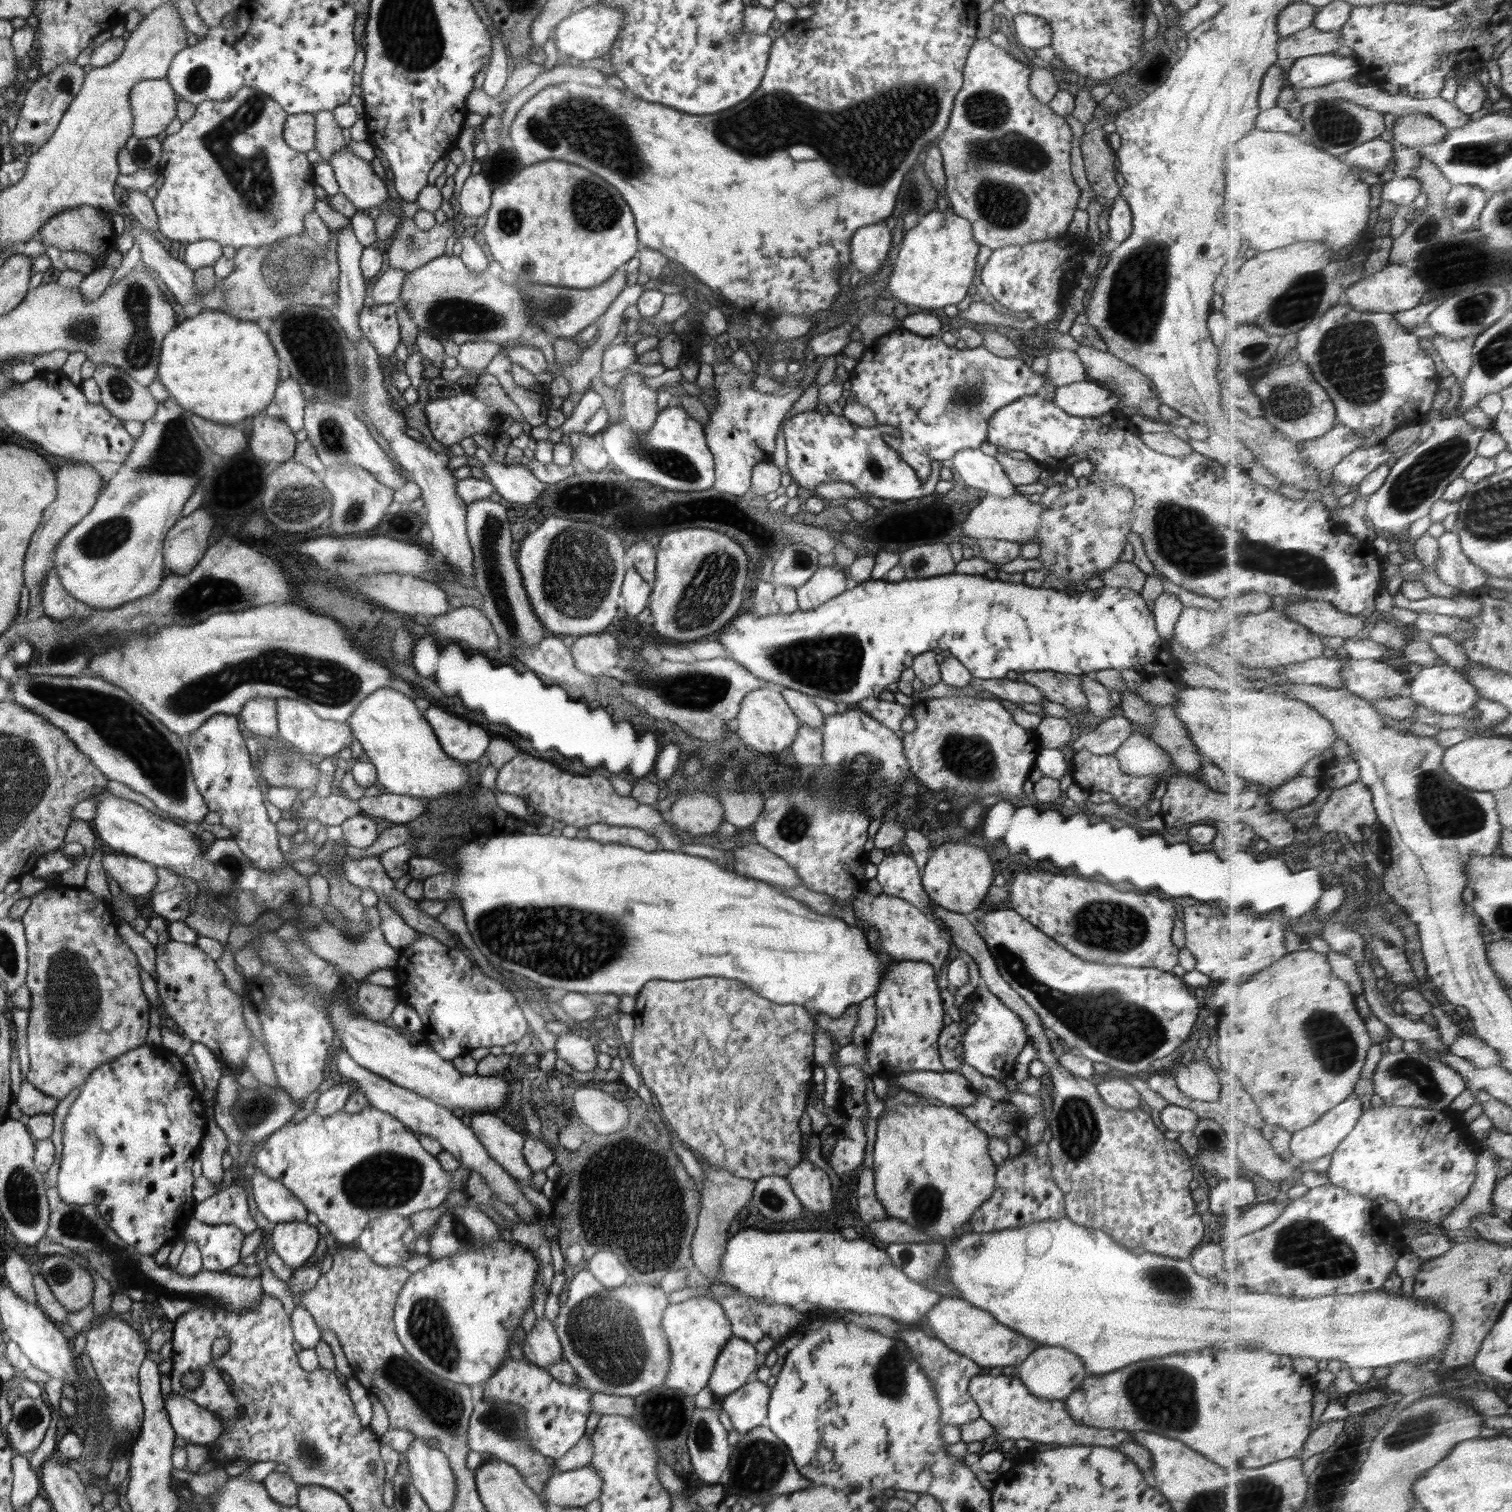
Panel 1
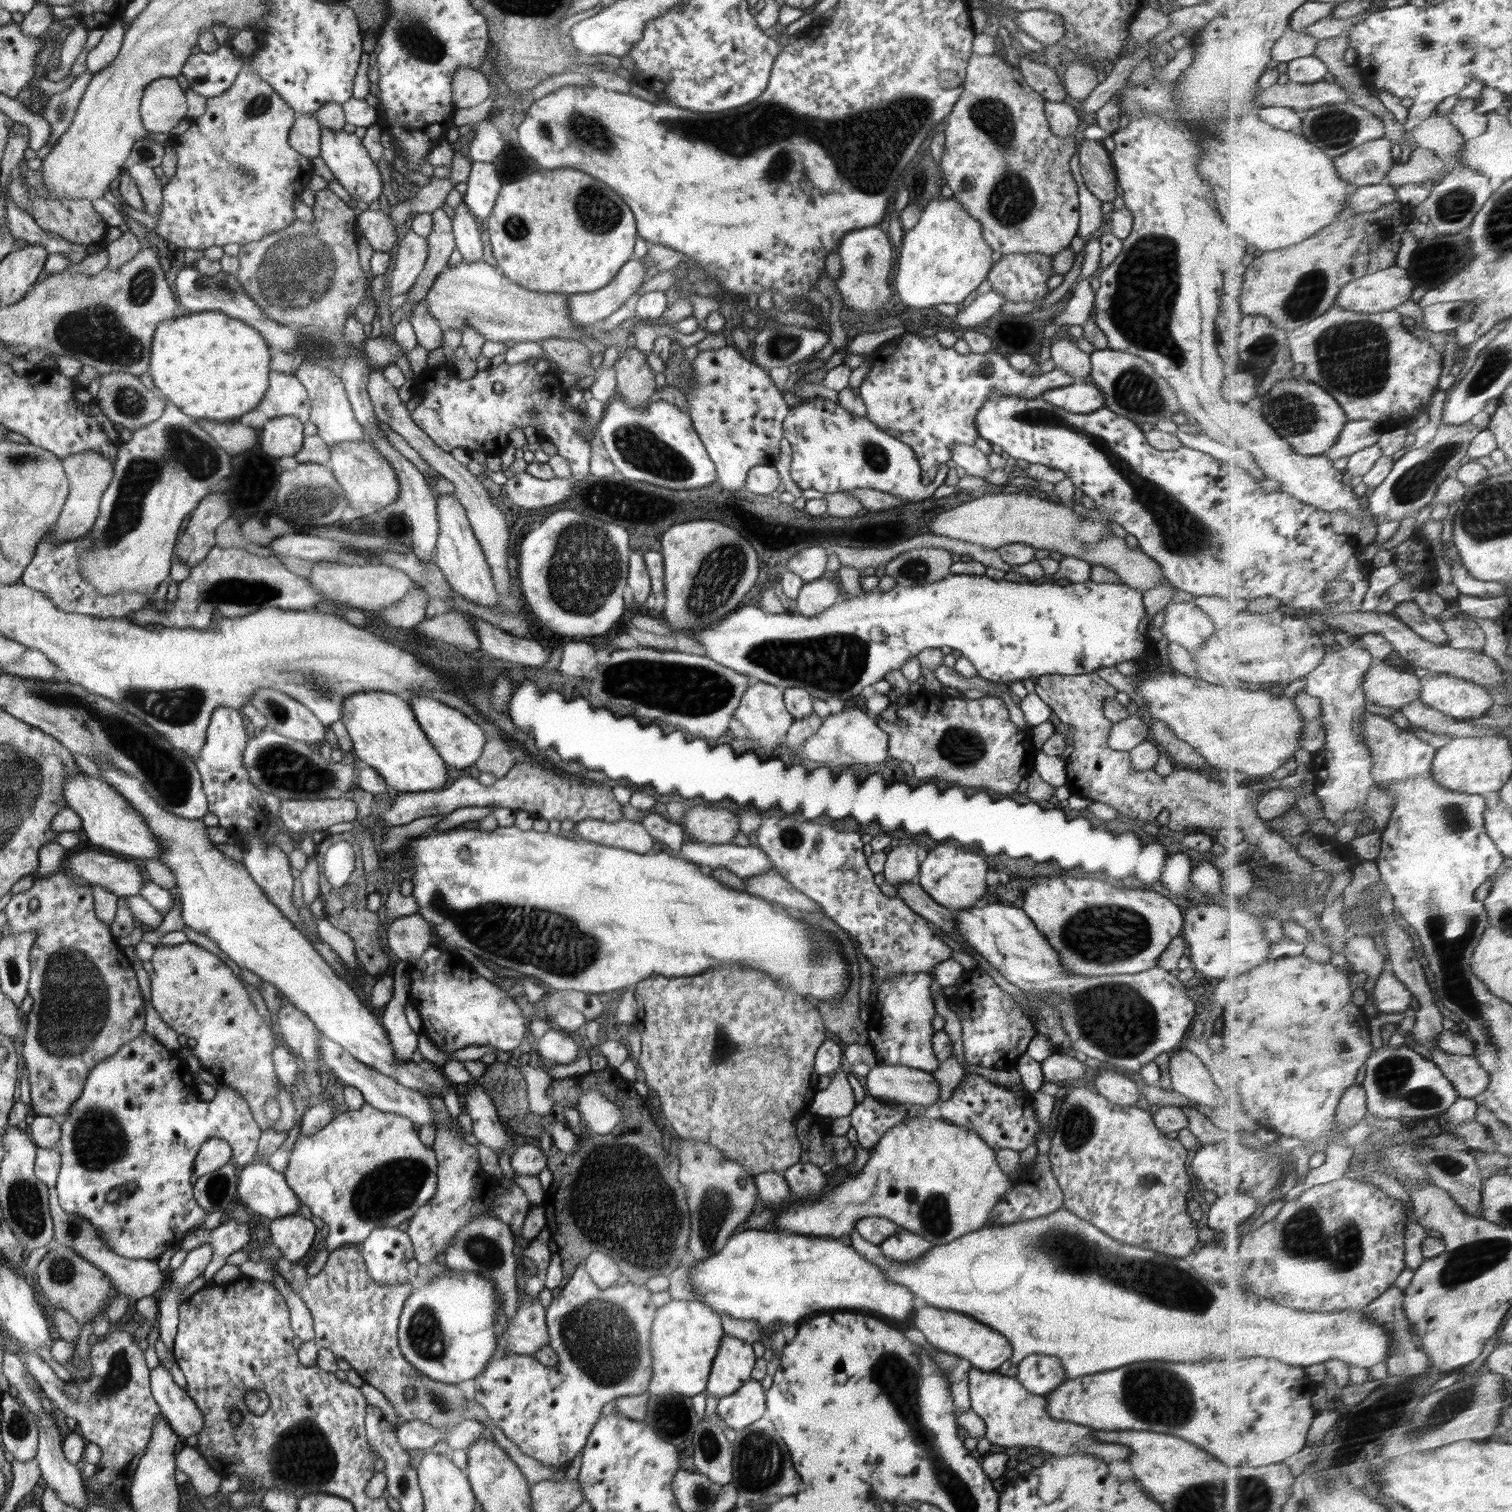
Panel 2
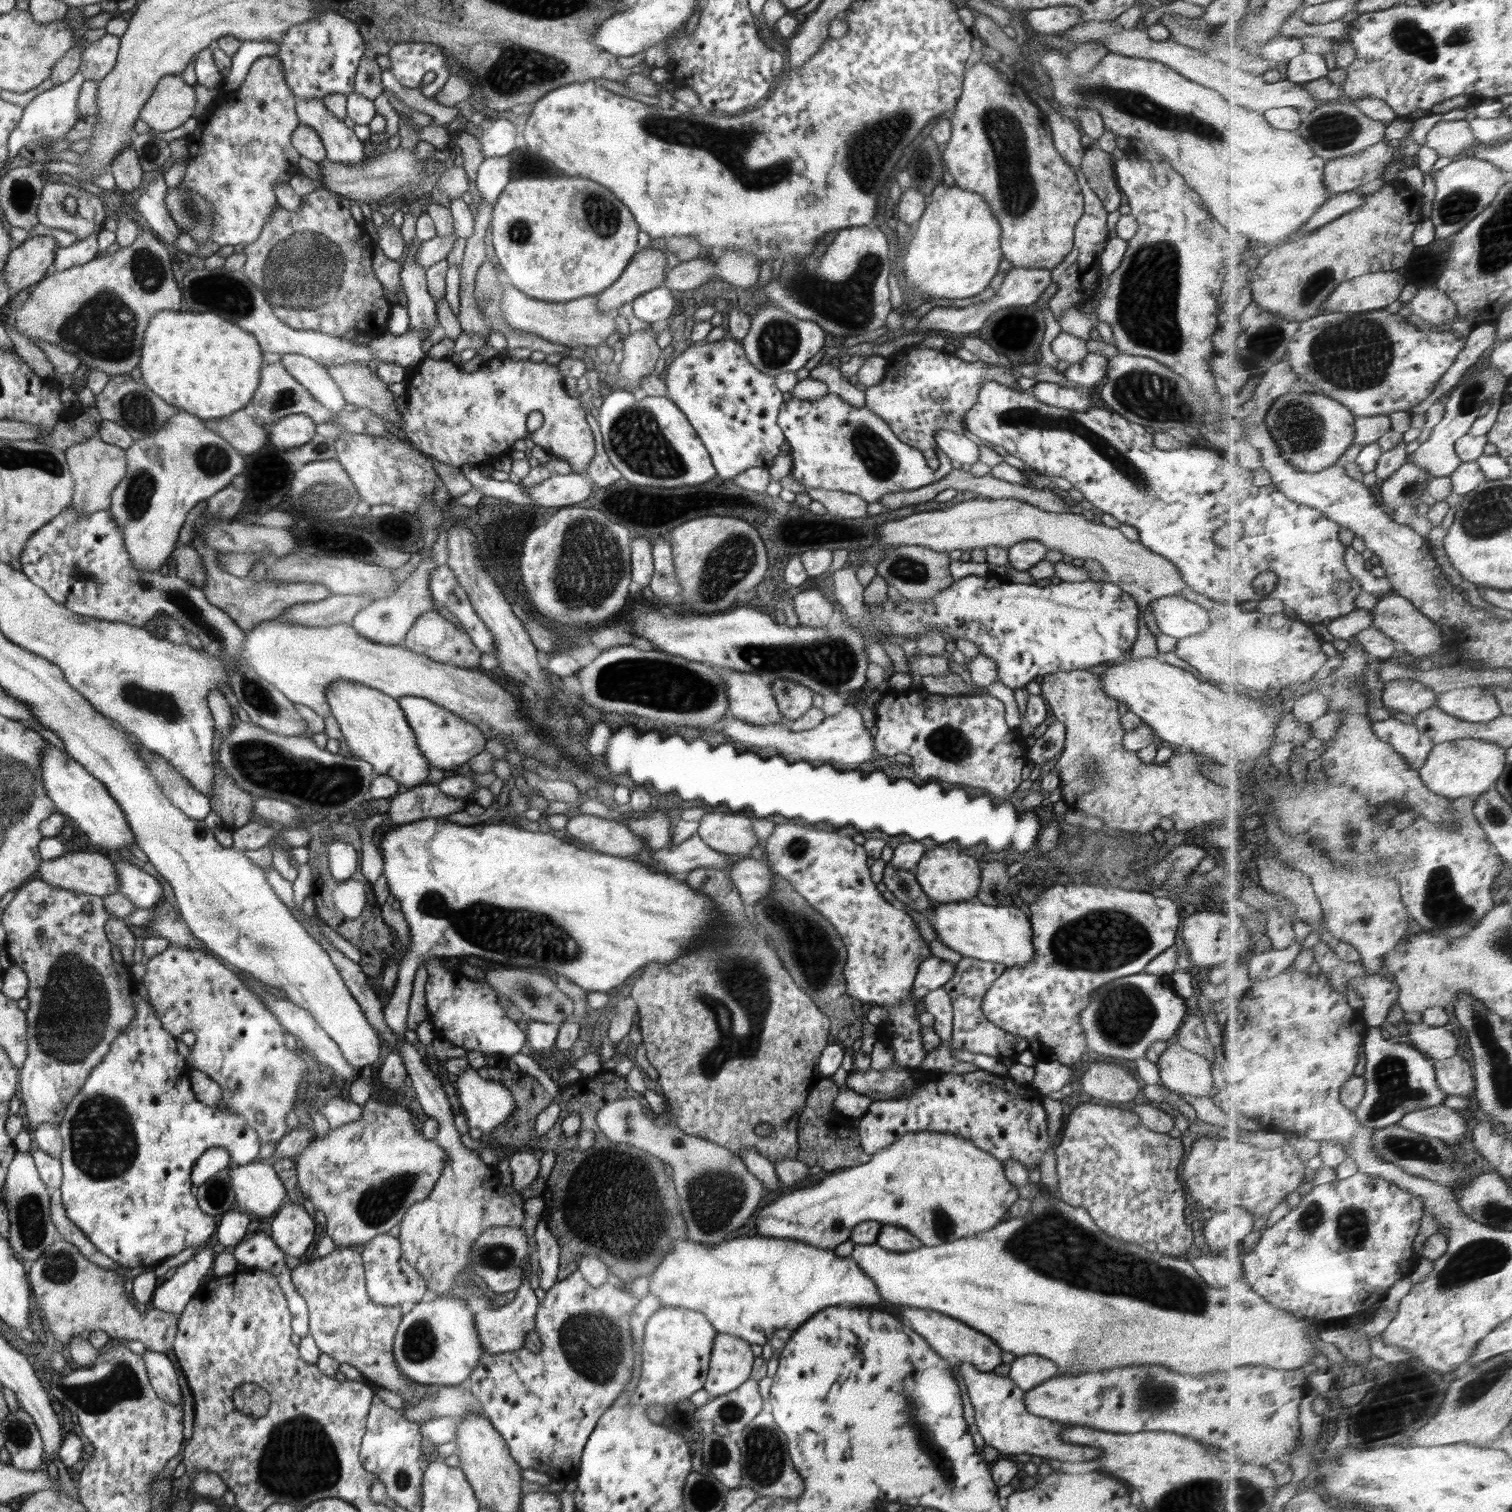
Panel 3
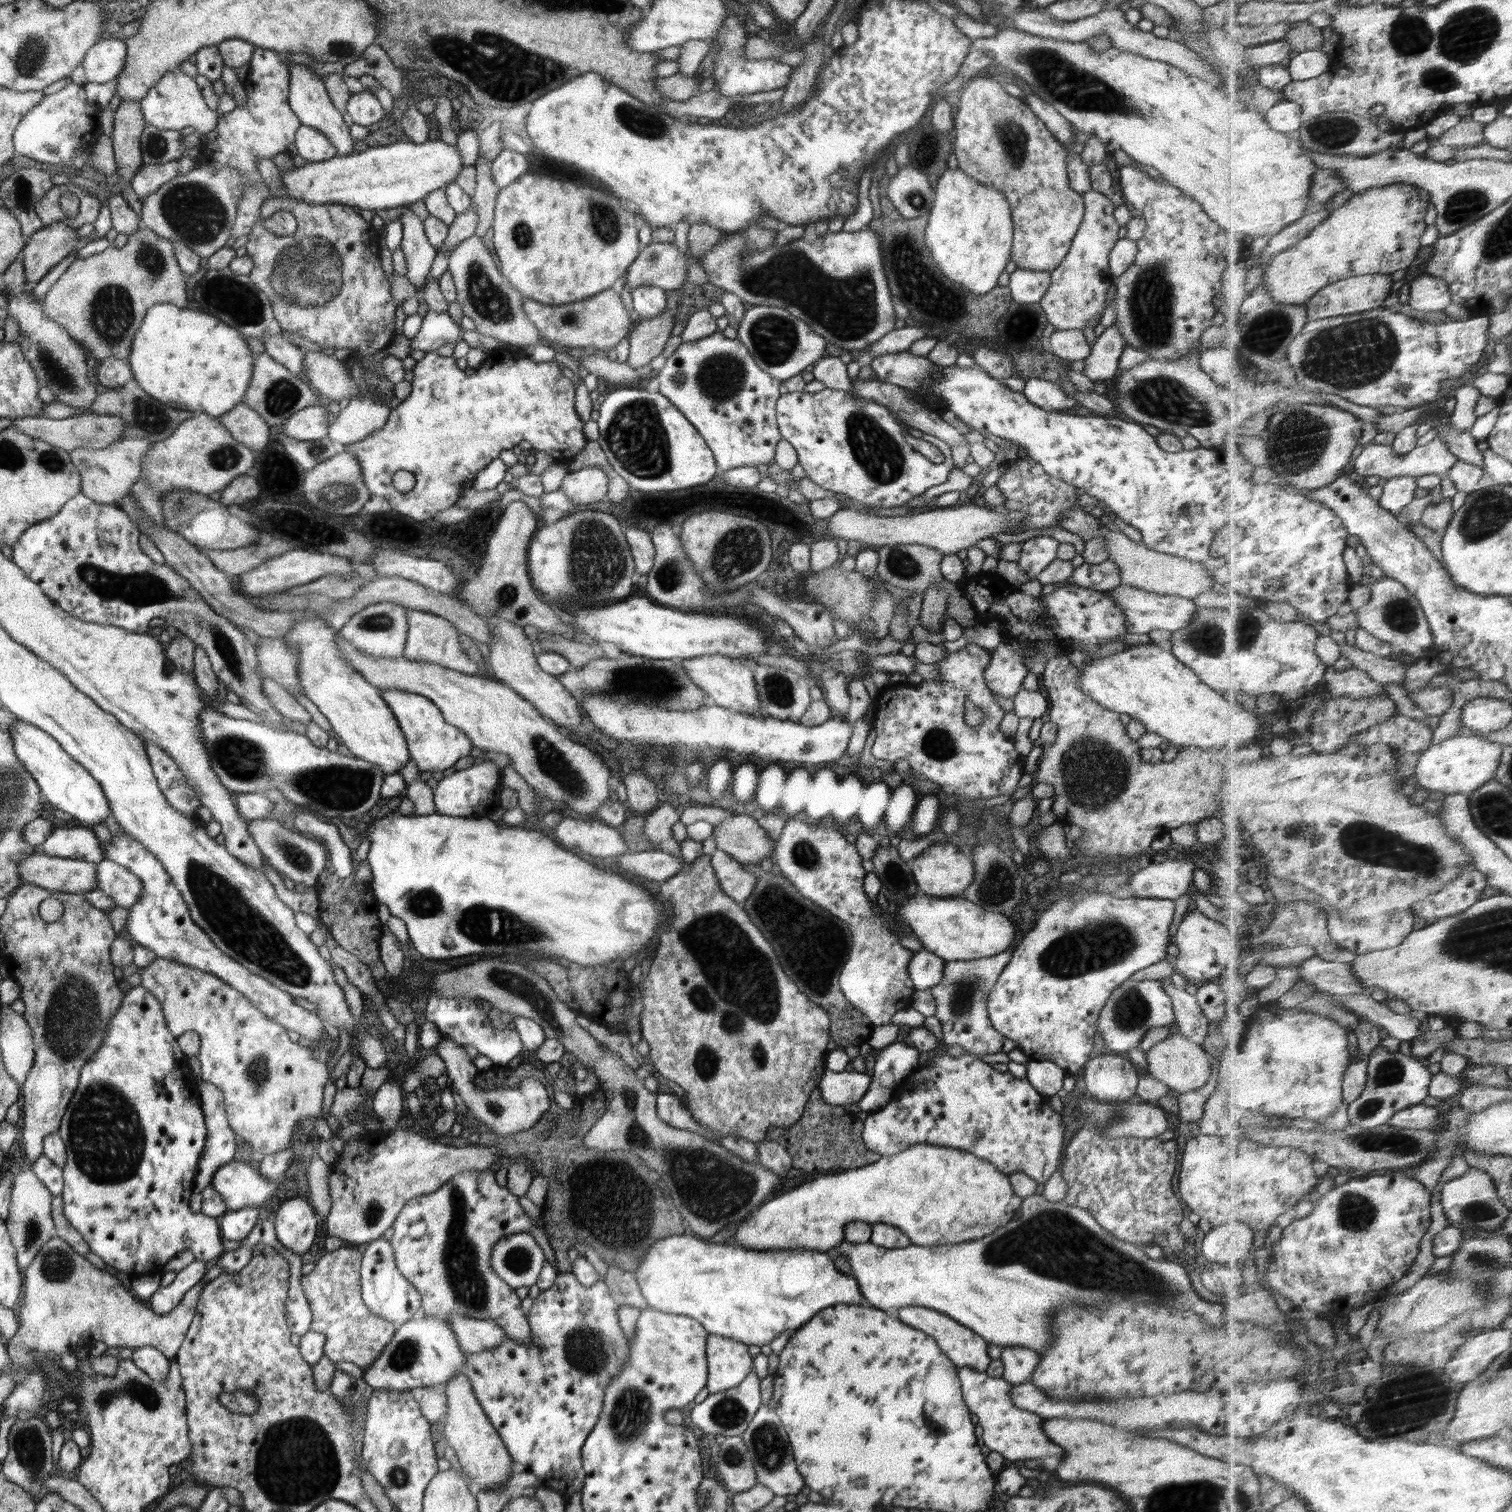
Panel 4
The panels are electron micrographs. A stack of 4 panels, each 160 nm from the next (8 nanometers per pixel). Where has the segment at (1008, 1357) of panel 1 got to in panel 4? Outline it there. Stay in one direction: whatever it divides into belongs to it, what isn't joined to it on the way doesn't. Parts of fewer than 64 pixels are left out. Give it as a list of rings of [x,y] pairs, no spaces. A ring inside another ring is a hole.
[[[906,1306],[894,1312],[898,1319],[916,1330],[921,1330],[934,1338],[936,1344],[944,1355],[946,1355],[958,1368],[968,1366],[975,1371],[984,1372],[990,1364],[988,1356],[989,1344],[979,1334],[972,1332],[969,1328],[958,1324],[952,1318],[946,1317],[936,1310],[922,1308],[920,1306]]]

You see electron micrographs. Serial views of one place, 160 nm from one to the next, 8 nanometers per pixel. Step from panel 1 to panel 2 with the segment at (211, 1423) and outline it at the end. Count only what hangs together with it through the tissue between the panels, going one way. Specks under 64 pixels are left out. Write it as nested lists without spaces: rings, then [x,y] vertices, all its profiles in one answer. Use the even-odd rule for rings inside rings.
[[[156,1366],[149,1374],[151,1393],[160,1407],[160,1415],[178,1436],[188,1438],[204,1430],[204,1417],[187,1392],[174,1383],[169,1369]]]

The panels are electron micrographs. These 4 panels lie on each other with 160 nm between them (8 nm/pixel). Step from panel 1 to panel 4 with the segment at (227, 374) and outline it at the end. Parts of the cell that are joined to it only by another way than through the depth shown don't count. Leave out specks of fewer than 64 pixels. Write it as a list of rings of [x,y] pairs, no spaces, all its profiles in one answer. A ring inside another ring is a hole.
[[[168,303],[151,306],[146,311],[140,330],[132,340],[132,352],[128,362],[132,367],[134,383],[152,398],[176,410],[206,413],[218,418],[232,410],[238,402],[242,403],[244,392],[247,394],[252,380],[254,360],[242,336],[236,328],[196,308],[191,309],[189,306],[180,308]]]

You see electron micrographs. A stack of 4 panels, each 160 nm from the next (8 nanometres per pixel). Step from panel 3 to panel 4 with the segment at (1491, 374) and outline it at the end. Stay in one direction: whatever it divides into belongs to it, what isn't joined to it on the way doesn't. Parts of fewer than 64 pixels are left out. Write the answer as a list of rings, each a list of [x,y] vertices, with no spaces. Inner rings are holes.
[[[1464,386],[1457,389],[1453,393],[1457,407],[1447,424],[1455,429],[1471,431],[1479,420],[1476,417],[1476,406],[1478,406],[1478,400],[1482,395],[1484,395],[1482,391],[1474,386]],[[1443,432],[1438,435],[1430,443],[1424,446],[1419,446],[1416,450],[1408,454],[1397,456],[1397,452],[1392,445],[1372,443],[1366,447],[1366,450],[1356,460],[1356,478],[1366,479],[1372,476],[1380,476],[1383,479],[1394,479],[1402,476],[1422,477],[1428,474],[1438,474],[1446,476],[1454,466],[1461,460],[1456,457],[1453,452],[1450,452],[1448,443],[1443,439]]]

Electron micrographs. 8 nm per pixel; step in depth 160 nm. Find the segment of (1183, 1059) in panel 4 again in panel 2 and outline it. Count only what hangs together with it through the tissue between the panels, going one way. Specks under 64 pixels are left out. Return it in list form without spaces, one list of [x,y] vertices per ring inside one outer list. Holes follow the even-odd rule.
[[[1176,1049],[1169,1057],[1169,1077],[1173,1091],[1186,1096],[1191,1101],[1207,1107],[1224,1106],[1227,1098],[1219,1090],[1219,1086],[1213,1081],[1206,1065],[1194,1054],[1186,1049]]]

